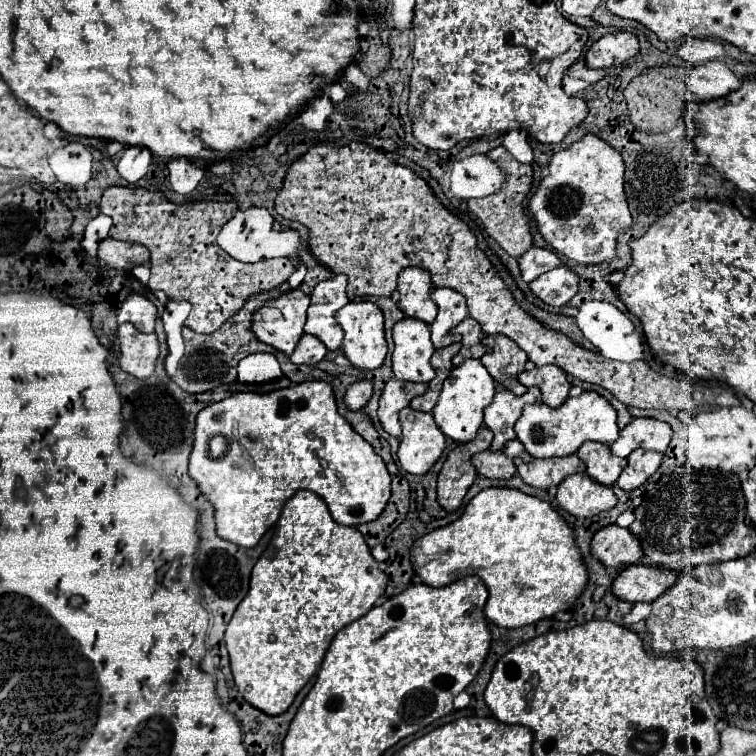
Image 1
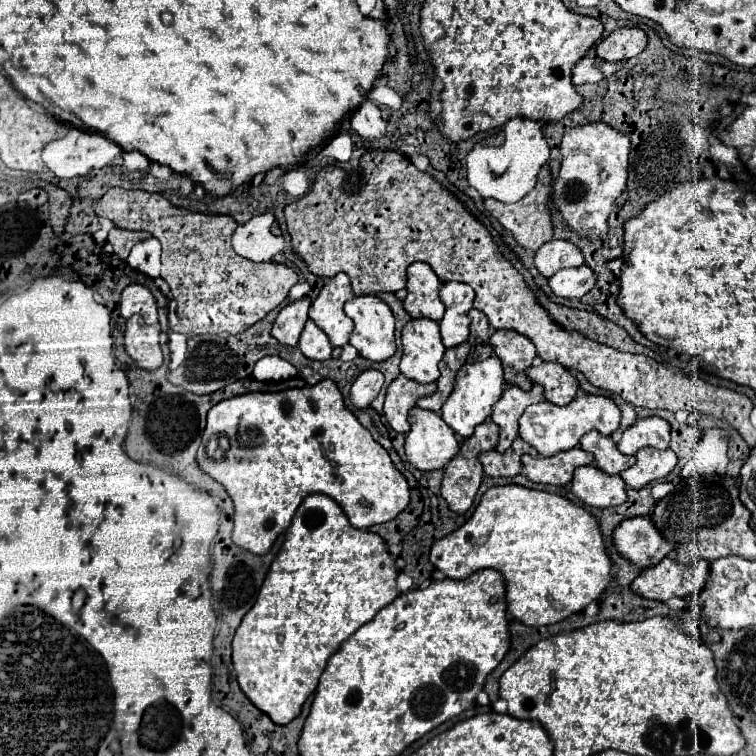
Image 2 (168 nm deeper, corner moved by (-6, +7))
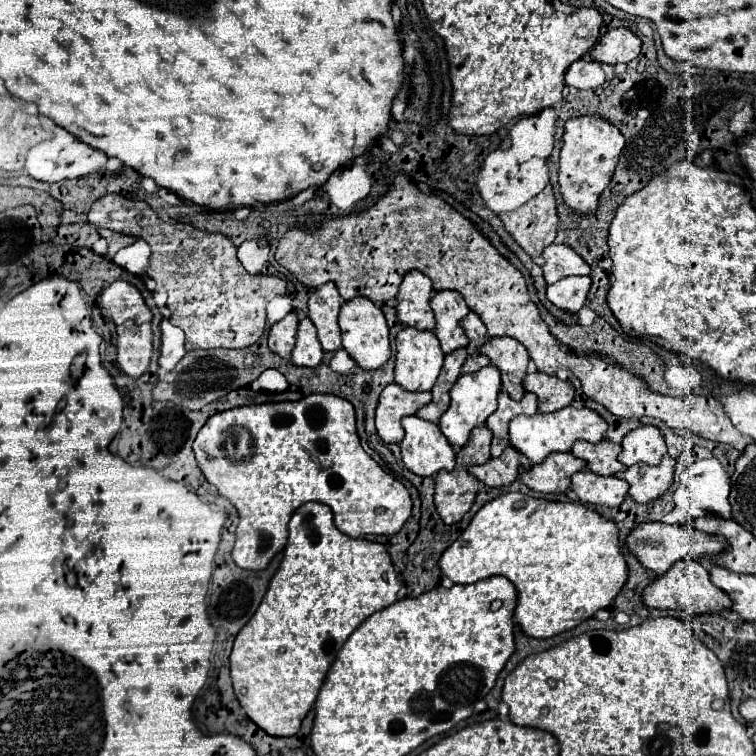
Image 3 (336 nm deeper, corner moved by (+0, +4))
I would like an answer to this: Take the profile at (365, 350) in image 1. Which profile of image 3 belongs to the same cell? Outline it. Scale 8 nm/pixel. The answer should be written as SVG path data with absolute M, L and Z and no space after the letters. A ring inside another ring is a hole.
M356 297L352 301L346 301L340 309L338 323L342 329L344 349L362 369L378 369L390 359L390 335L386 317L368 297Z

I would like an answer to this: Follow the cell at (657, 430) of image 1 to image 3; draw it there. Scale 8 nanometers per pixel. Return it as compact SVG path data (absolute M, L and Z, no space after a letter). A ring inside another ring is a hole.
M640 425L622 439L622 453L618 455L618 461L626 467L640 461L648 465L658 465L664 453L666 443L660 429L654 425Z

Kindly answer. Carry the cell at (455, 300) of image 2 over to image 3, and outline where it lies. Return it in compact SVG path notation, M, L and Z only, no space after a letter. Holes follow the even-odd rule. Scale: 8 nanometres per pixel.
M436 291L432 295L432 311L436 315L436 337L440 339L442 351L450 353L458 347L468 345L466 333L462 333L460 321L470 311L464 297L458 291Z

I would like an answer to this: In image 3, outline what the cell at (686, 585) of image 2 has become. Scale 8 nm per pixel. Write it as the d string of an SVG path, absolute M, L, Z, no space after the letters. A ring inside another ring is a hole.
M684 559L674 563L668 573L658 575L654 583L650 583L644 593L642 593L642 601L648 607L656 607L656 609L682 609L690 615L698 615L698 613L712 613L712 611L722 611L728 609L730 599L726 597L726 593L722 593L722 589L718 589L712 581L710 575L706 571L704 565L700 565L694 559Z

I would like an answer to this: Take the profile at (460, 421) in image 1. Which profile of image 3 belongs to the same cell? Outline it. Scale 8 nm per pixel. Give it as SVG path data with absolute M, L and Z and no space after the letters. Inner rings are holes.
M486 365L476 373L464 373L458 377L454 387L450 389L450 397L452 397L450 407L438 421L438 425L440 425L442 433L446 435L446 439L450 441L450 445L454 445L454 447L466 445L466 441L470 439L470 431L476 425L482 425L496 411L498 393L500 393L500 373L494 365Z

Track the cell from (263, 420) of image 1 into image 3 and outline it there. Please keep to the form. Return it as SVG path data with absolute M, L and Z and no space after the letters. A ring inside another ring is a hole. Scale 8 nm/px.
M314 393L300 401L246 405L216 413L200 429L194 441L194 455L206 481L228 497L240 515L232 559L242 569L260 571L278 551L284 549L288 539L288 521L292 513L308 501L326 503L334 513L336 527L350 537L394 535L402 529L412 511L406 487L388 475L362 449L356 433L354 407L338 395Z

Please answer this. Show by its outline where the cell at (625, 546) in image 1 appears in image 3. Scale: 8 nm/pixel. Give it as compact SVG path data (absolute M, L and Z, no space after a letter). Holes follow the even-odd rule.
M642 523L630 531L630 535L626 537L626 547L646 569L652 569L654 573L662 575L680 559L700 559L720 553L726 547L726 541L722 537L708 535L690 527L666 523Z

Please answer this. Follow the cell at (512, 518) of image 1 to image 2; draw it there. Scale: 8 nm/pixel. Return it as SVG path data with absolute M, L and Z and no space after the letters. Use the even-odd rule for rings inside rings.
M494 486L486 490L472 518L432 546L430 562L452 580L464 580L478 570L496 568L506 578L508 612L526 626L556 624L582 612L590 602L600 598L614 578L612 560L606 552L598 520L586 508L564 496L524 486Z

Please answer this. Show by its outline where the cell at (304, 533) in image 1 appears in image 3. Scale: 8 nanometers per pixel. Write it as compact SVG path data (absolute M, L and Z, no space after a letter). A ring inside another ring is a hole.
M302 505L294 511L288 531L290 535L284 547L282 563L270 579L262 605L258 605L254 617L236 635L230 655L230 677L242 709L260 729L274 737L290 737L300 729L300 723L310 711L344 641L364 619L392 605L398 599L400 589L400 581L386 547L382 543L354 539L338 531L328 505Z

